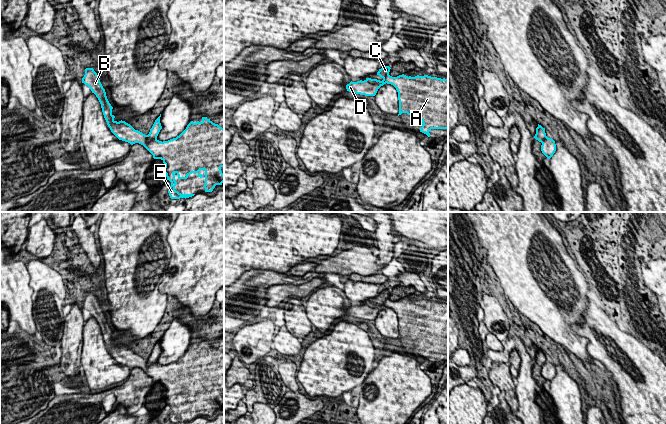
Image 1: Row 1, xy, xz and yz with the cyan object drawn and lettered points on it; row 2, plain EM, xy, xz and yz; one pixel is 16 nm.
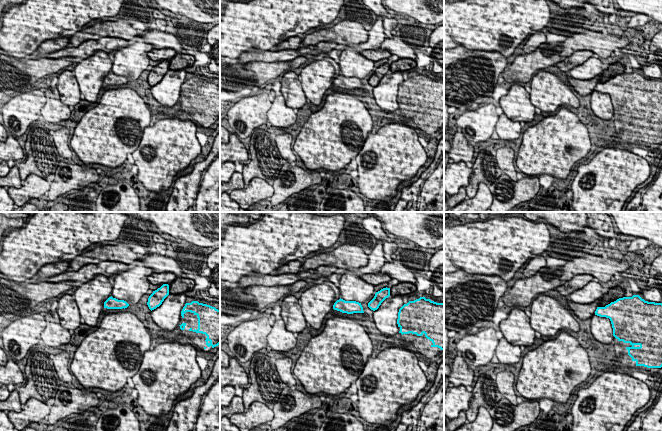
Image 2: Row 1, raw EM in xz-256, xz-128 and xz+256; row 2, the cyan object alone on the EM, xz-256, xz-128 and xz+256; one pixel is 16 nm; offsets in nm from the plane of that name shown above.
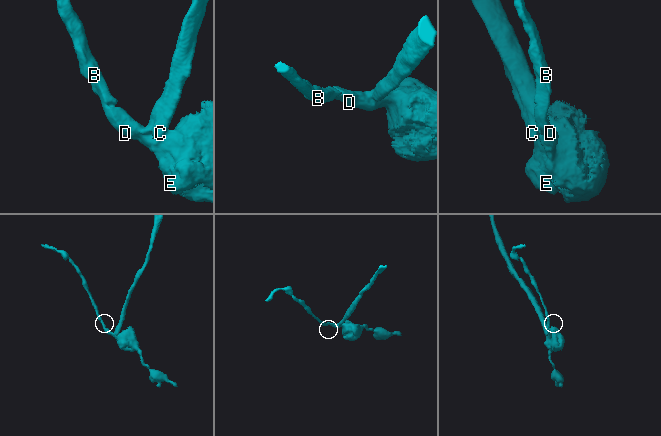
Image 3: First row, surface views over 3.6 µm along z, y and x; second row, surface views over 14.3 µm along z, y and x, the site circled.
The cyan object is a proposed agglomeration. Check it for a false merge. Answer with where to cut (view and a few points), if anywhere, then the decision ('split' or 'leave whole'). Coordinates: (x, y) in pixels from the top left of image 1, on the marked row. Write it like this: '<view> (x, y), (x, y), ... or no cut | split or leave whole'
xy (146, 135), (148, 141), (156, 140) | split

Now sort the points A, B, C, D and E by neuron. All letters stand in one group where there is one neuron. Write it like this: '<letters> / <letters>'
A B D E / C

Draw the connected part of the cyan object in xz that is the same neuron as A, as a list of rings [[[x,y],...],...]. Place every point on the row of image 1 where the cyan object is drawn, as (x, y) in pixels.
[[[387,75],[381,82],[371,84],[360,80],[346,85],[349,92],[375,96],[384,84],[393,85],[398,92],[399,115],[417,115],[422,120],[420,132],[430,137],[431,129],[448,129],[448,79],[424,76],[397,77]]]

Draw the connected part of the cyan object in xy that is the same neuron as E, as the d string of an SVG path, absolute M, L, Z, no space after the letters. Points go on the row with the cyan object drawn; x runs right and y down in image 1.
M86 68L85 75L82 78L82 83L87 85L92 93L98 98L104 118L107 122L111 132L119 139L130 143L131 145L139 143L143 145L152 155L154 159L161 159L165 164L163 173L166 175L167 180L171 182L168 193L171 199L189 198L195 194L181 194L175 190L177 182L175 175L178 179L187 179L192 173L196 173L198 177L202 178L203 175L199 173L200 170L205 171L205 192L212 192L216 185L222 185L224 182L224 174L221 168L224 167L224 128L218 124L213 123L207 117L202 117L202 121L194 123L191 121L186 129L176 138L168 141L154 140L147 141L147 135L135 130L130 124L125 121L115 121L115 116L112 114L113 107L109 103L105 89L103 88L97 73L93 68Z

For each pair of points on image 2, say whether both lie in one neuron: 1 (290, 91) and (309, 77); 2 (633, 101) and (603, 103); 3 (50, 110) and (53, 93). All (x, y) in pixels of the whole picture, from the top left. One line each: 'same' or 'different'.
1: different
2: different
3: same

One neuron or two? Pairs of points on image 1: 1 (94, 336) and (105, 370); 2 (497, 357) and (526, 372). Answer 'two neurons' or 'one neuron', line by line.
1: one neuron
2: one neuron

